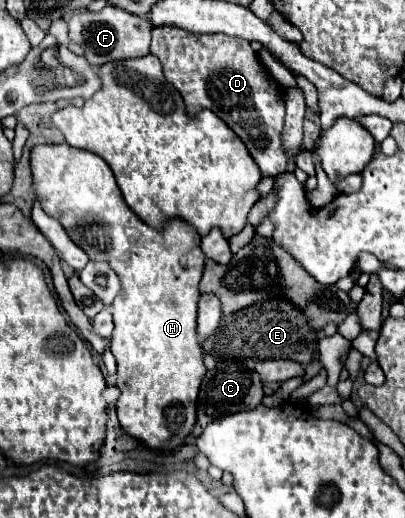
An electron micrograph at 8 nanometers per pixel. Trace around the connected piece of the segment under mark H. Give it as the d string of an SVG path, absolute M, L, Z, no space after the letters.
M68 144L34 146L30 162L34 194L38 196L44 212L62 222L72 242L80 244L80 248L88 252L90 260L108 262L120 278L122 288L112 302L114 334L110 350L118 364L116 386L120 390L120 398L116 402L116 412L122 428L130 436L146 442L150 448L162 448L168 452L180 448L196 422L196 398L206 374L206 366L202 362L204 350L196 336L200 298L198 284L206 262L206 256L200 250L200 234L180 218L166 220L164 230L144 224L124 202L110 166L90 150L76 150Z

